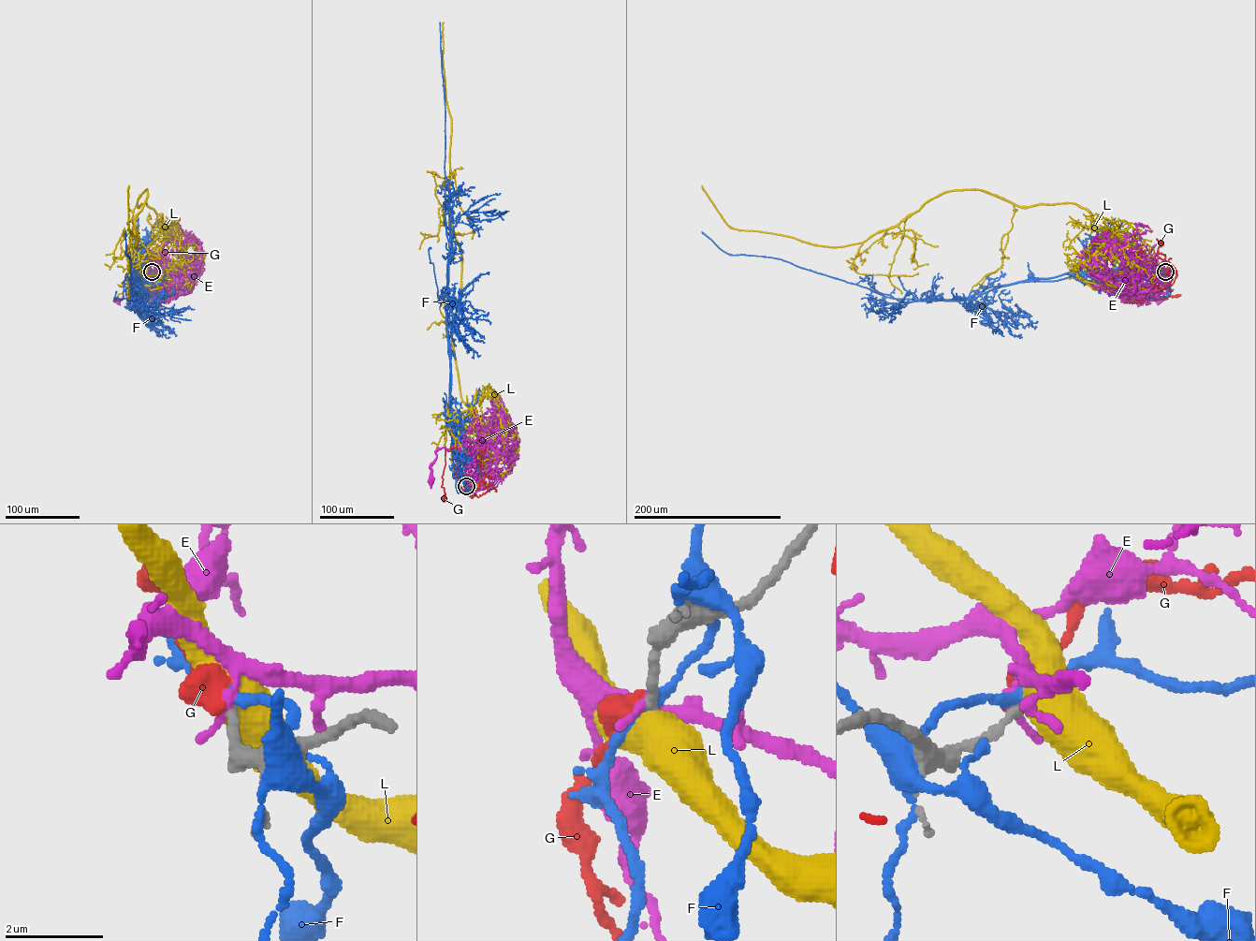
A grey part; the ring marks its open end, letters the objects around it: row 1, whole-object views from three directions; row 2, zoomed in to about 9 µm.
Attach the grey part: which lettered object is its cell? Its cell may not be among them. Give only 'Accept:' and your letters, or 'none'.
Accept: L

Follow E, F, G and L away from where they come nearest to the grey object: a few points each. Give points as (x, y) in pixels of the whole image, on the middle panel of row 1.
E: (466, 486), (483, 490), (494, 481), (492, 448), (478, 444), (440, 448), (430, 479)
F: (466, 486), (453, 447), (450, 414), (448, 241), (445, 216), (445, 110), (440, 22)
G: (466, 486), (472, 497), (484, 482), (483, 465), (457, 448), (445, 448), (444, 497)
L: (466, 486), (463, 464), (482, 434), (460, 395), (451, 336), (461, 254), (449, 223), (444, 22)

